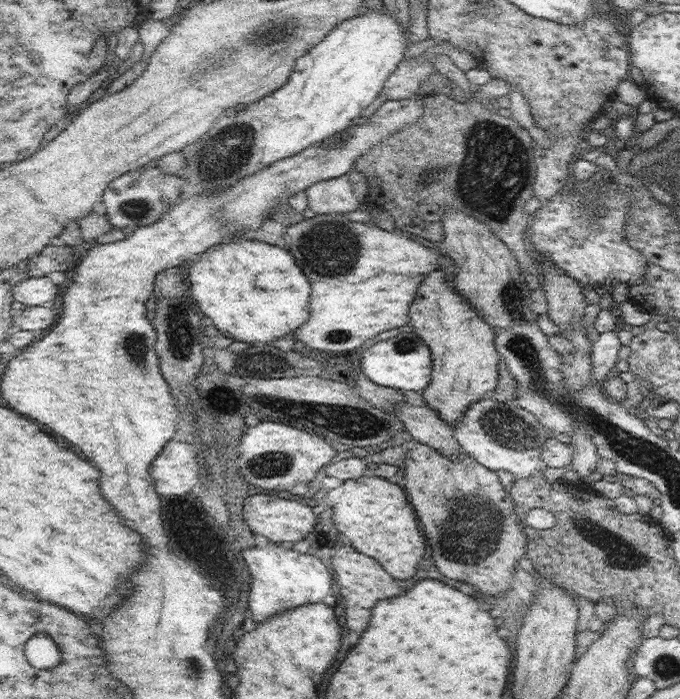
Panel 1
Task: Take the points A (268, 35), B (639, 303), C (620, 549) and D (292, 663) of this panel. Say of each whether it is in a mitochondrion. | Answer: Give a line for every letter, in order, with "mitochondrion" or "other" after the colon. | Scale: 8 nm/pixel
A: mitochondrion
B: other
C: mitochondrion
D: other

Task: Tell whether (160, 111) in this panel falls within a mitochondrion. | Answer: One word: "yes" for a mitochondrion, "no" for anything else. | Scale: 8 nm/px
yes

